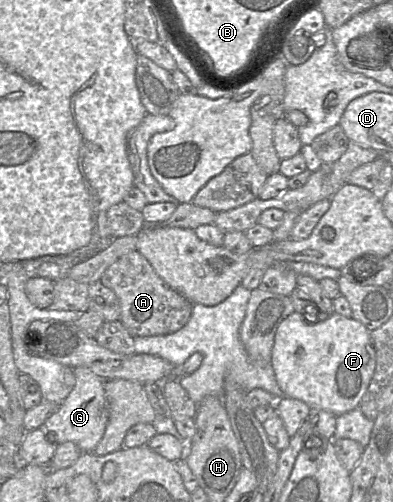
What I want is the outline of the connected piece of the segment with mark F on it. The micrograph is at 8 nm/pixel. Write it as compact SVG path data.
M295 311L278 326L271 364L284 396L301 400L311 408L320 408L338 416L359 408L375 371L376 356L370 331L360 321L333 313L316 323L308 323L302 313Z

